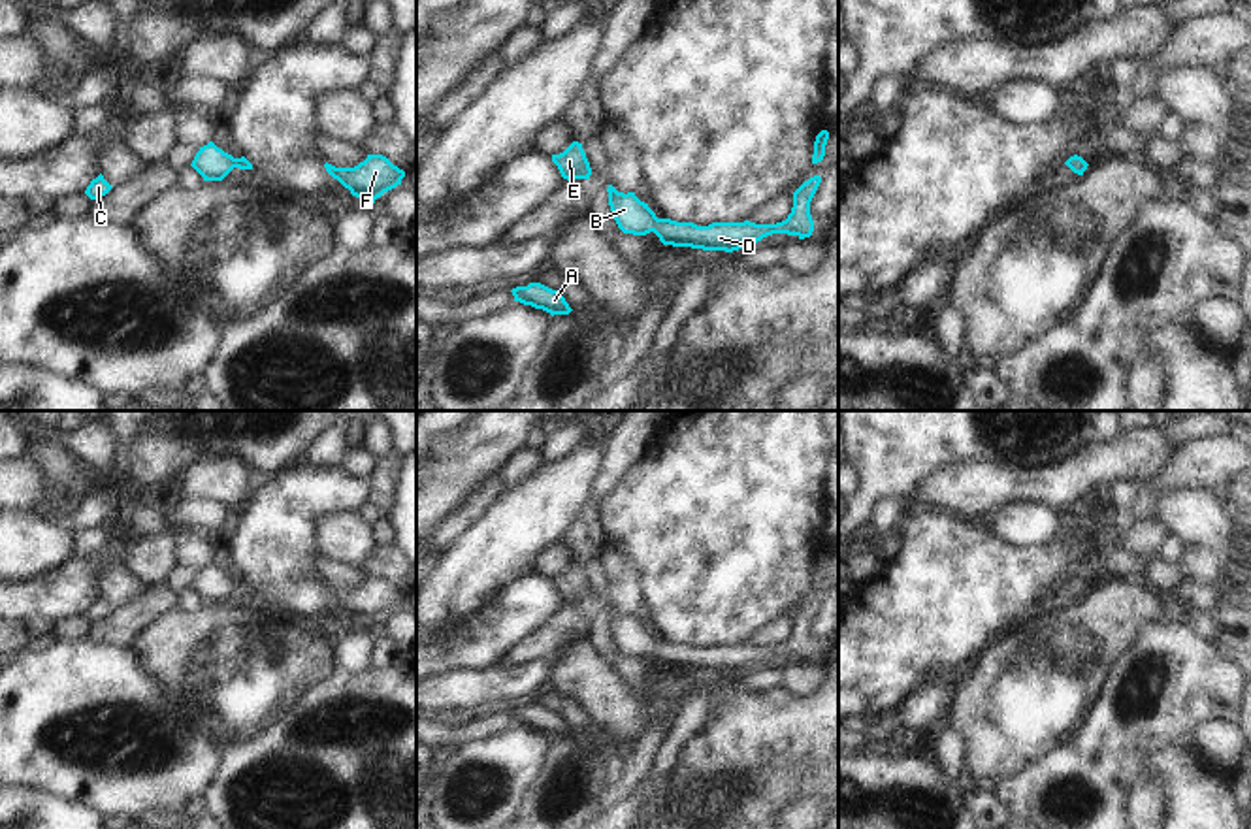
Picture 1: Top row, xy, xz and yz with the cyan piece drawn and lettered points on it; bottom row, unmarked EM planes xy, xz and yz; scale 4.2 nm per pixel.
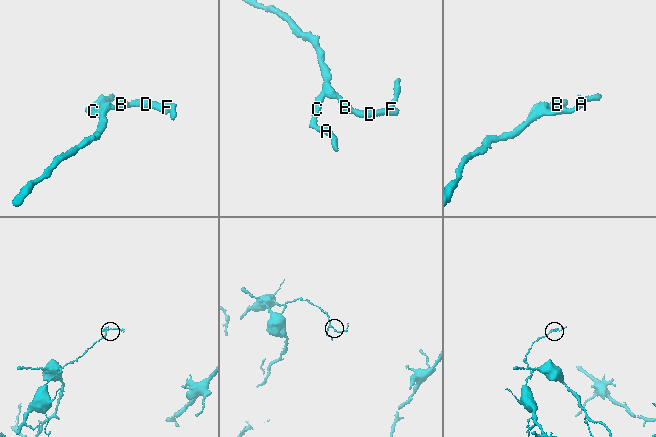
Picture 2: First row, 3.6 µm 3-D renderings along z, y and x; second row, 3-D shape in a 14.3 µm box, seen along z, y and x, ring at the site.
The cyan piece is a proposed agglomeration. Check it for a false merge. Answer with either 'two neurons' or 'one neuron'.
one neuron

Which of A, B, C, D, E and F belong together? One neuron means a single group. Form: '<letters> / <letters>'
A B C D E F

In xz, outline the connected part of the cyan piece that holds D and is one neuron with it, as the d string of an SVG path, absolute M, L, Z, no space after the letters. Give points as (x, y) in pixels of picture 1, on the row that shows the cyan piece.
M820 175L804 181L793 192L791 213L786 220L776 224L755 224L744 220L697 226L693 222L676 222L671 219L658 219L648 203L641 202L635 192L624 194L612 185L609 185L607 192L612 217L624 234L646 236L654 232L663 245L733 252L772 234L797 236L799 239L810 237L814 232L810 202L820 183Z

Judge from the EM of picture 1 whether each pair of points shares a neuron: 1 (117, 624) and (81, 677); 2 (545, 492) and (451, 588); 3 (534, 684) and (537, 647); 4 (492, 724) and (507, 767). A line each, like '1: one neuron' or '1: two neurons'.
1: two neurons
2: one neuron
3: two neurons
4: two neurons

